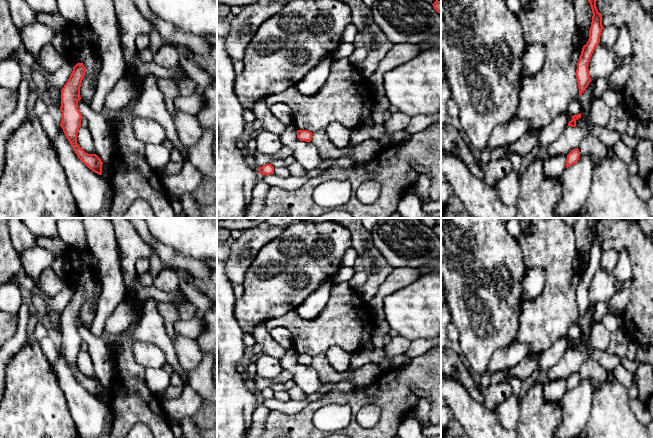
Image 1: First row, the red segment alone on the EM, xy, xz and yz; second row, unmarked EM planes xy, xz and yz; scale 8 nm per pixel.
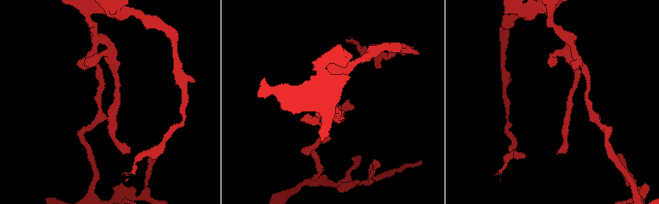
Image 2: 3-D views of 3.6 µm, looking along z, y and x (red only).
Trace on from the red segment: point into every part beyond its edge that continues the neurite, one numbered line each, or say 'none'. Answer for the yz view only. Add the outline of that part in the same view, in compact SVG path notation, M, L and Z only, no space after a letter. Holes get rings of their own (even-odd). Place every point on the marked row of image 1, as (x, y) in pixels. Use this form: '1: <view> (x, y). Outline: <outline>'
none

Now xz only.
none

